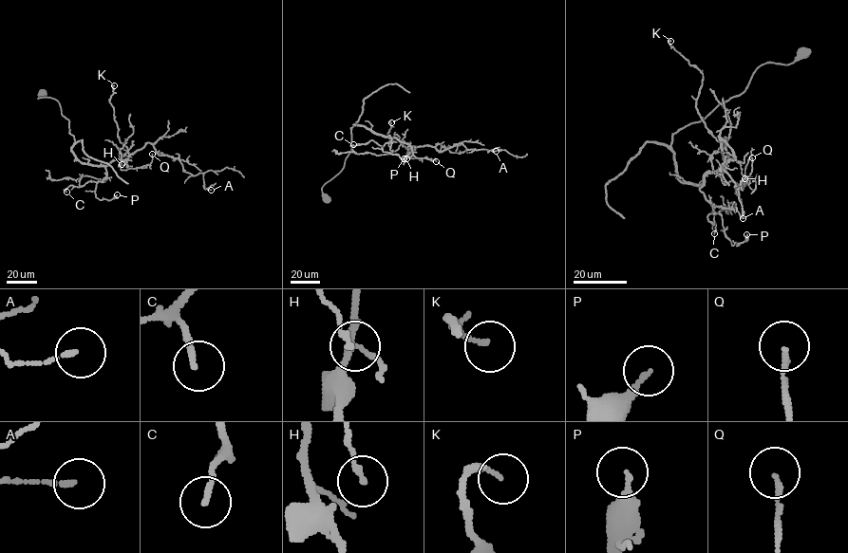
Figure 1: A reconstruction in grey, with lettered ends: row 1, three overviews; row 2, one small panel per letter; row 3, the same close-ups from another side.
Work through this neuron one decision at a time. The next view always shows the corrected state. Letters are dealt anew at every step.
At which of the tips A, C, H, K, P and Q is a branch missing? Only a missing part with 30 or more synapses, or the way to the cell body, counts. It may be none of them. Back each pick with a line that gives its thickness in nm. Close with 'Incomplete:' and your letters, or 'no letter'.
Incomplete: no letter

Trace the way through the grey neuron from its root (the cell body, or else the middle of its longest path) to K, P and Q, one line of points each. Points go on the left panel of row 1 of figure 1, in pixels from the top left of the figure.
K: (43, 91), (38, 99), (54, 99), (68, 119), (73, 154), (107, 165), (129, 154), (109, 101), (114, 85)
P: (43, 91), (38, 99), (54, 99), (68, 119), (73, 154), (105, 167), (95, 196), (117, 194)
Q: (43, 91), (38, 99), (54, 99), (68, 119), (81, 162), (122, 159), (136, 168), (152, 154)

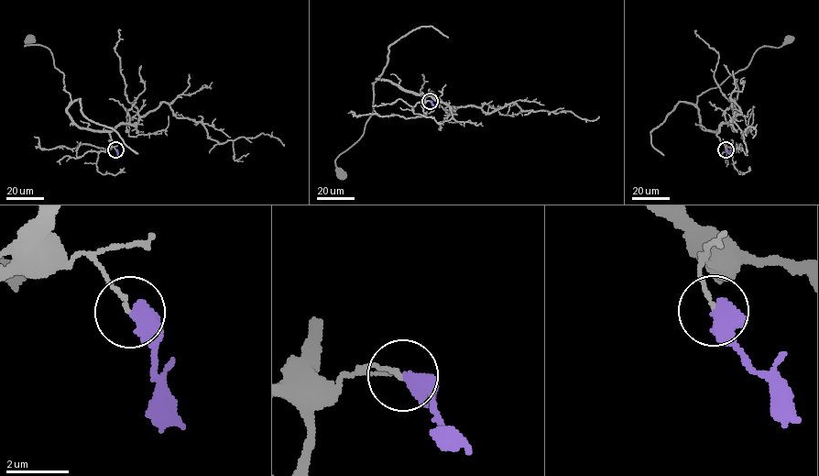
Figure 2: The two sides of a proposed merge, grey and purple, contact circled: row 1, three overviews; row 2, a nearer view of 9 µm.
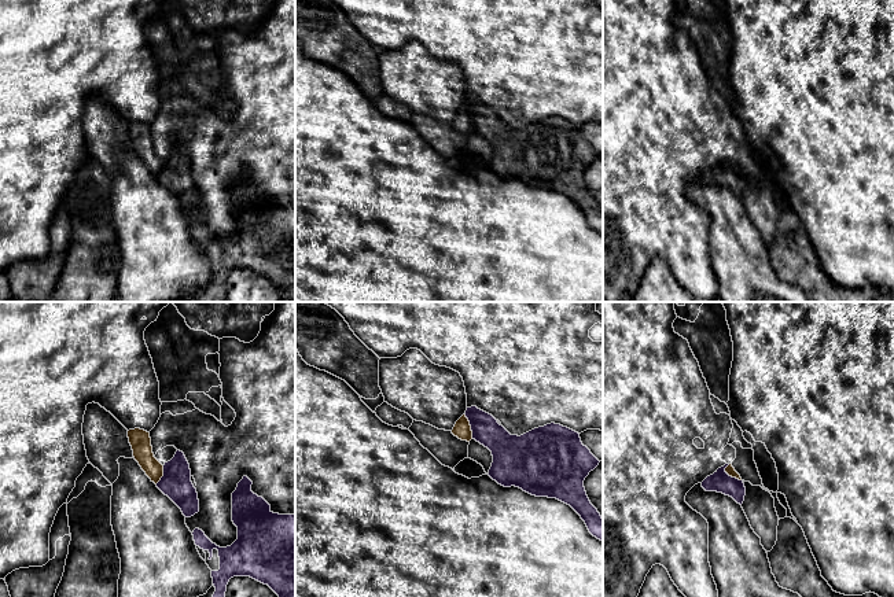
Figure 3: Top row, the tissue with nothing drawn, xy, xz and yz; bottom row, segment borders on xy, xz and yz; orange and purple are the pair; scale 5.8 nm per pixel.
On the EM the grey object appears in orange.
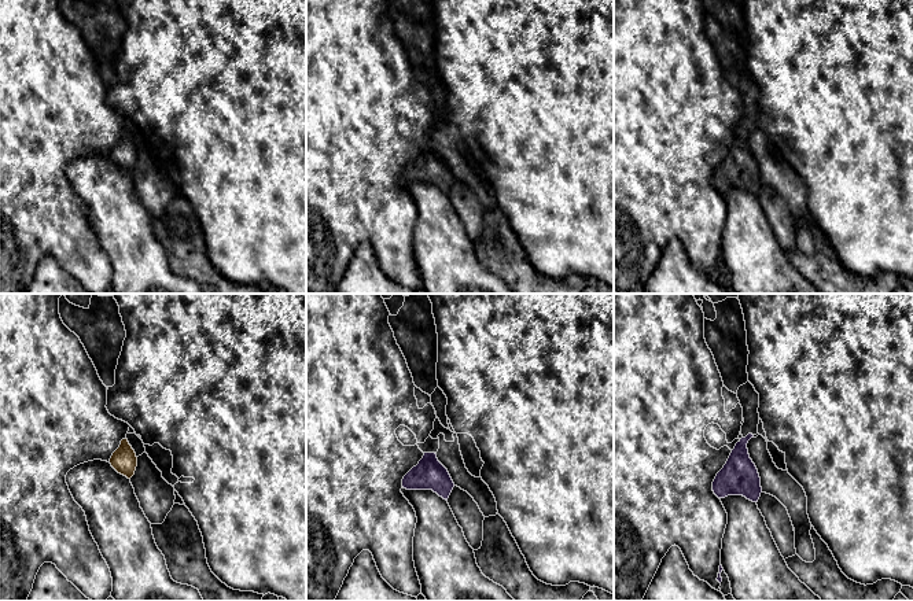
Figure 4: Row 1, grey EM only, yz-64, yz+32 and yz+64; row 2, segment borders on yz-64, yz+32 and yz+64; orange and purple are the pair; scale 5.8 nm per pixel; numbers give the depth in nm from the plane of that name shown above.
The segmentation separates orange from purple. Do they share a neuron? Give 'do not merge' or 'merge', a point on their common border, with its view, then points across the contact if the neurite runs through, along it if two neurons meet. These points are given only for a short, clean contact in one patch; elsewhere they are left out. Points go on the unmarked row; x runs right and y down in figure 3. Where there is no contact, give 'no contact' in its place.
do not merge; meets orange in xz at (470, 118); border along xz (464, 106), (473, 131)

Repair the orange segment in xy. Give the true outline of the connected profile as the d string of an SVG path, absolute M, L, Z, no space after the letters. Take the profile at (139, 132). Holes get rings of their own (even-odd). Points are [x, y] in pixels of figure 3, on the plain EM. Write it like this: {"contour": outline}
{"contour": "M135 121L128 124L133 150L155 177L163 169L163 158L154 150L150 125Z"}

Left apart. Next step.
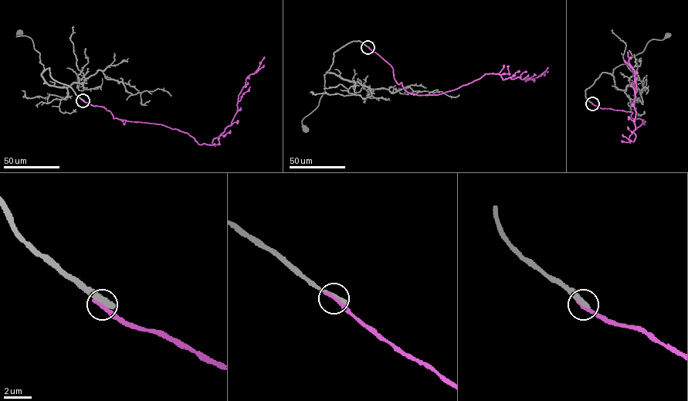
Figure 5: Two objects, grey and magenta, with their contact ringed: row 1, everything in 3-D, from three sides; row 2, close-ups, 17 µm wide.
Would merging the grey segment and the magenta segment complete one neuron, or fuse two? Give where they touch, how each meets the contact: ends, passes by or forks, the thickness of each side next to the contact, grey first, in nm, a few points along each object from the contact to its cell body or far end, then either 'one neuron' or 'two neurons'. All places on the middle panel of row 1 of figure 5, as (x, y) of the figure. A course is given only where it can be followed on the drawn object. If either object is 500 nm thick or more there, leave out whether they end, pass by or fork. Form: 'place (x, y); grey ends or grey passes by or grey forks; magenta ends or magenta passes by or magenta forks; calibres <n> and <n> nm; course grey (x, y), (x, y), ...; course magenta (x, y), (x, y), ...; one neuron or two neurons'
place (367, 47); grey ends; magenta ends; calibres 420 and 320 nm; course grey (367, 47), (353, 41), (333, 53), (332, 64), (325, 74), (324, 92), (319, 103), (302, 120), (305, 129); course magenta (367, 47), (391, 66), (398, 83), (417, 95), (443, 93), (486, 73), (526, 81), (547, 71); two neurons

